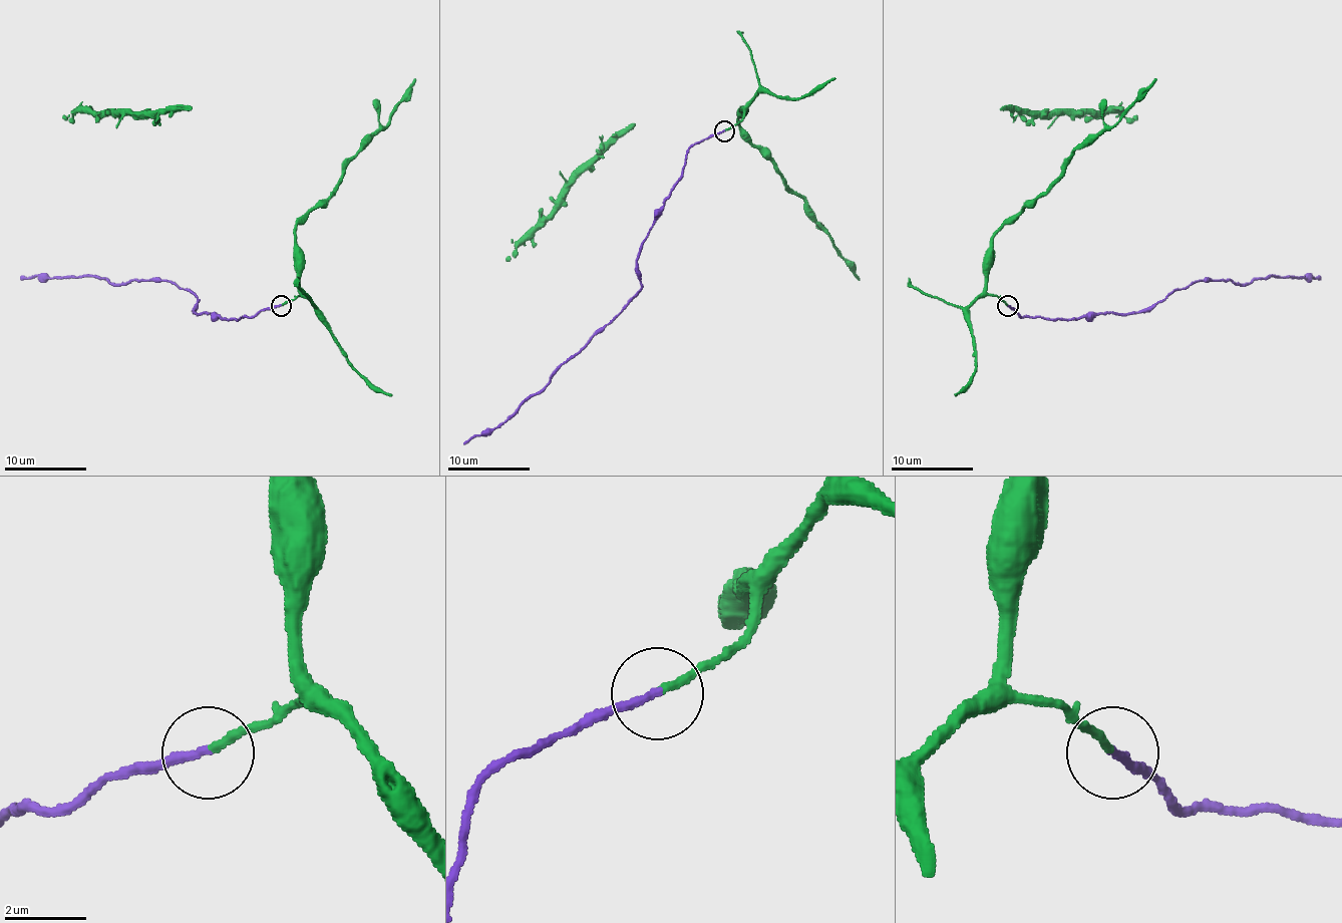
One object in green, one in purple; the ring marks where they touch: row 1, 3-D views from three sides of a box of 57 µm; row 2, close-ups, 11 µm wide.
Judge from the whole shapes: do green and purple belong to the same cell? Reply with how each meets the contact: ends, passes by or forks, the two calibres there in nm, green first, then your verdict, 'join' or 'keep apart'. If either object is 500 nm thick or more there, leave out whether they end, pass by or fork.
green ends; purple ends; calibres 180 and 200 nm; join

